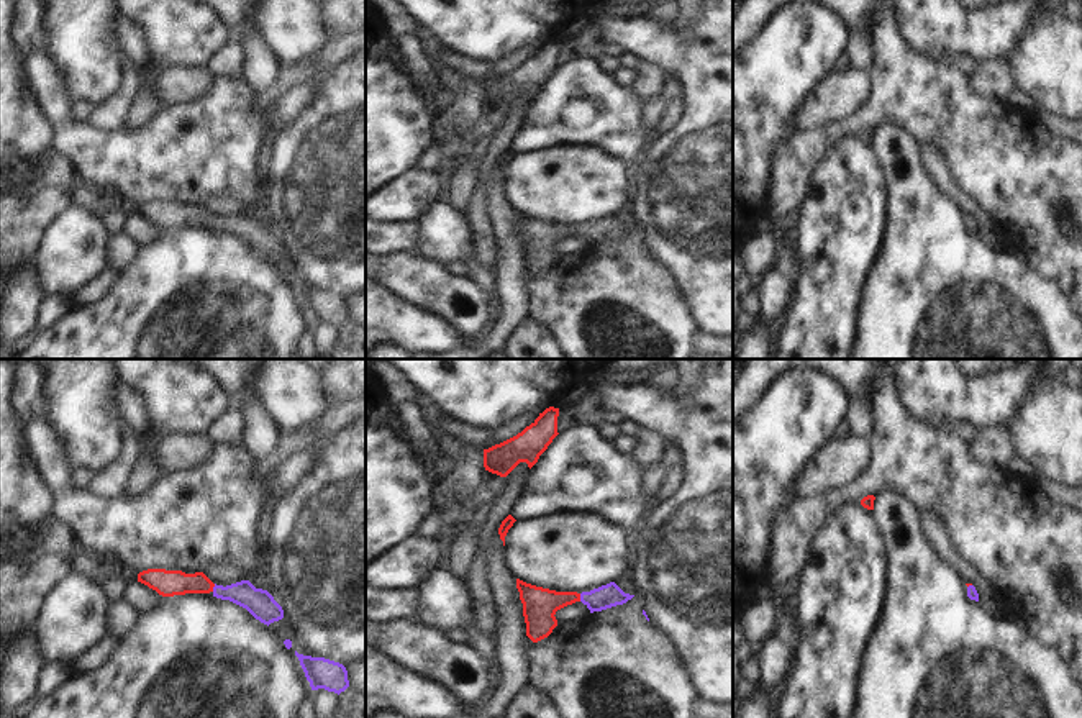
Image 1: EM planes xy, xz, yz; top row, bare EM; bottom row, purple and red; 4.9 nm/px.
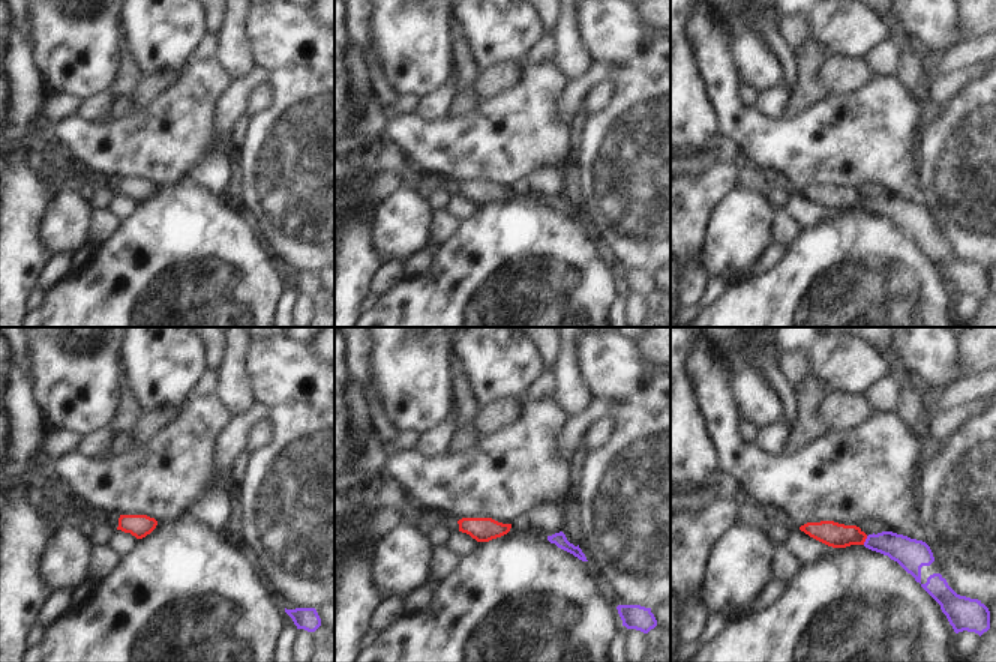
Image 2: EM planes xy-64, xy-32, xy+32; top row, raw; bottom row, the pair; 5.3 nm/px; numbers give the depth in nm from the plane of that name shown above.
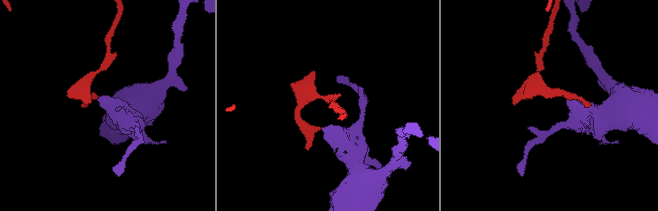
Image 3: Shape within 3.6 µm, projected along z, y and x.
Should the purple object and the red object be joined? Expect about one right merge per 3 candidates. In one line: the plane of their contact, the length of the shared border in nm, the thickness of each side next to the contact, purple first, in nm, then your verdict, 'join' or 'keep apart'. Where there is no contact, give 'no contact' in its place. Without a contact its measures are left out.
meets purple in xy; contact 40 nm long; 140 nm thick on the purple side, 130 nm on the other; join

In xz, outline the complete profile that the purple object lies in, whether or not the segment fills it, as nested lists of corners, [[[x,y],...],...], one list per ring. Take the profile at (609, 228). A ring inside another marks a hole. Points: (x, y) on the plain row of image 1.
[[[516,211],[516,221],[523,236],[526,269],[538,275],[548,270],[557,259],[556,244],[582,234],[590,246],[623,238],[634,228],[625,226],[615,215],[593,221],[590,225],[556,225],[536,220]]]

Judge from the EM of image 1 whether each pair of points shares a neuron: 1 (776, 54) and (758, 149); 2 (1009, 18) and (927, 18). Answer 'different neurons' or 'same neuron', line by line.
1: same neuron
2: same neuron

